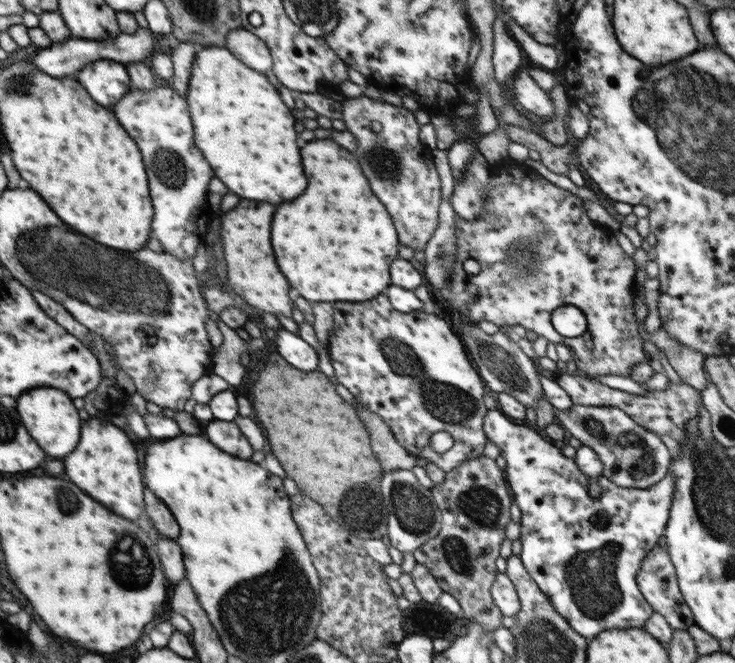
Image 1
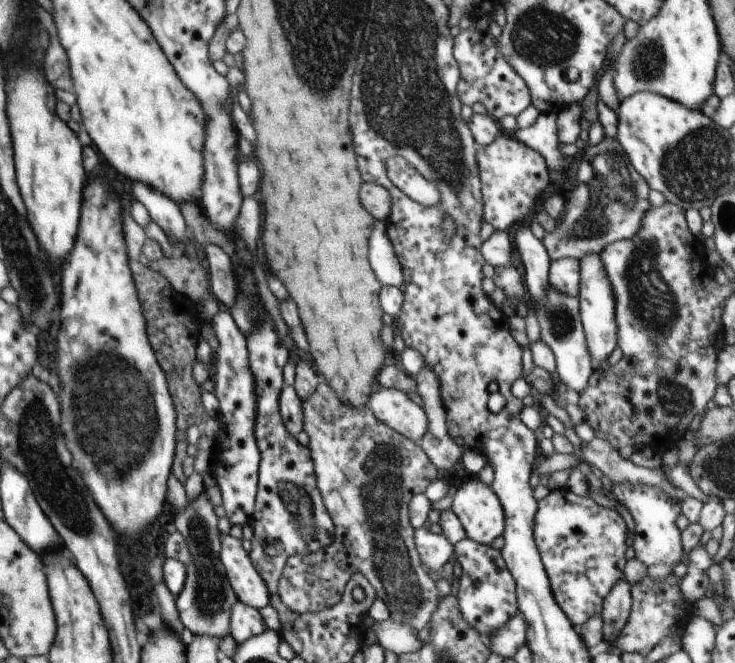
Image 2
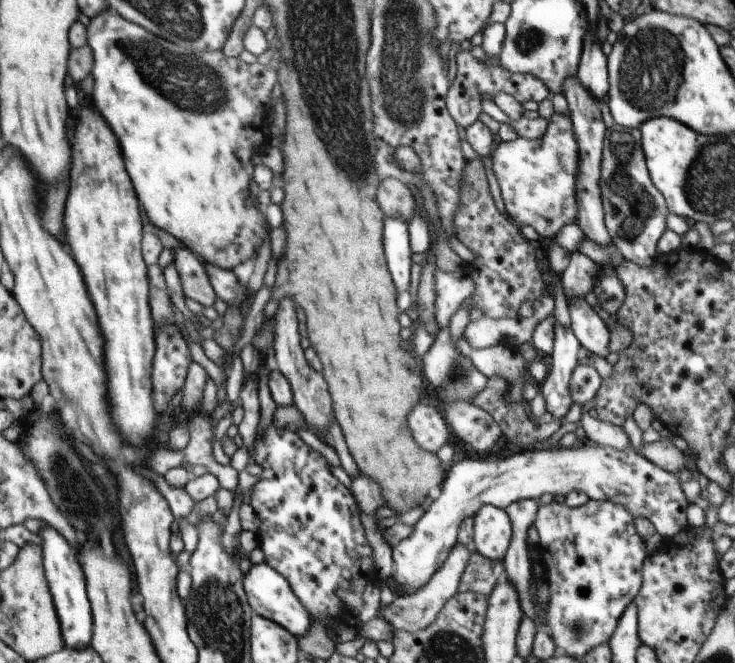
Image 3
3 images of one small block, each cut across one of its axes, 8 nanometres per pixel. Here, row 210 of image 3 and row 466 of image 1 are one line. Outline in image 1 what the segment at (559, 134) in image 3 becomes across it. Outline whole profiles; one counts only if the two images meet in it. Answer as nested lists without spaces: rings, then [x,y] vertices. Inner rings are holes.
[[[498,408],[494,410],[488,410],[483,418],[483,429],[487,440],[492,441],[492,444],[496,444],[500,448],[500,456],[504,456],[506,459],[506,467],[504,472],[506,473],[506,480],[513,495],[513,503],[518,505],[518,508],[522,512],[520,519],[522,550],[519,557],[522,559],[523,565],[526,567],[526,571],[529,576],[536,582],[536,585],[540,587],[542,592],[546,593],[546,596],[550,599],[552,606],[569,622],[569,625],[582,634],[584,638],[596,638],[600,632],[604,632],[604,628],[641,628],[642,624],[646,622],[647,618],[653,613],[653,608],[650,603],[643,597],[641,590],[636,583],[635,574],[640,570],[642,559],[658,544],[658,539],[665,532],[665,528],[669,519],[670,506],[672,498],[674,496],[674,474],[667,472],[666,477],[658,484],[654,484],[648,488],[624,488],[618,486],[608,480],[603,475],[598,476],[598,482],[594,483],[597,487],[597,492],[591,490],[592,483],[588,482],[588,476],[585,476],[579,469],[574,459],[568,459],[562,455],[561,449],[557,448],[552,442],[544,440],[544,437],[540,436],[538,431],[531,429],[526,424],[521,422],[515,422],[509,416],[506,416]]]

